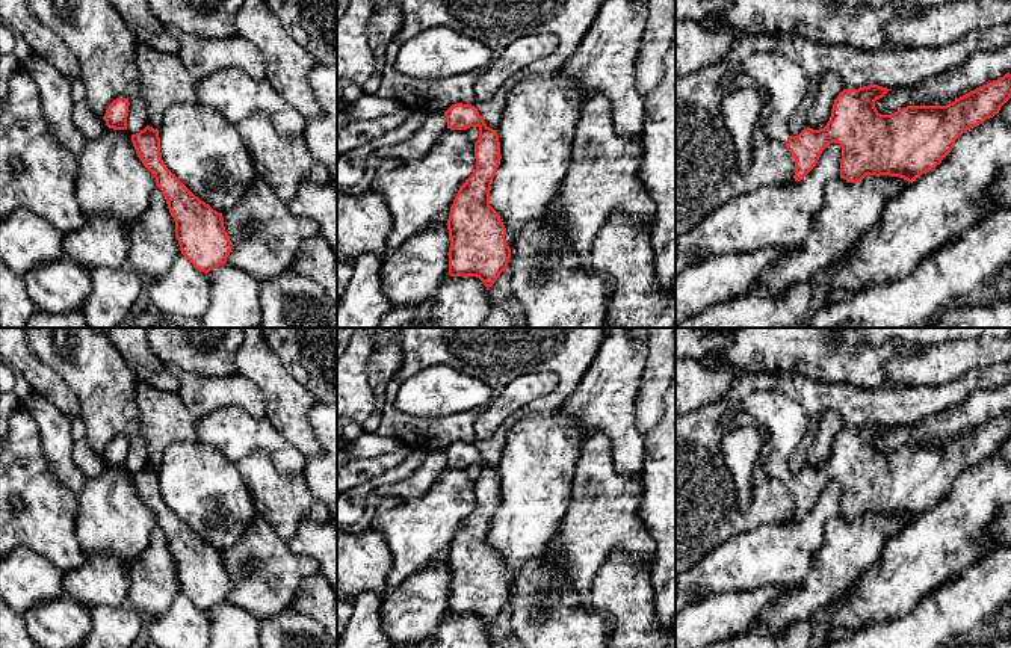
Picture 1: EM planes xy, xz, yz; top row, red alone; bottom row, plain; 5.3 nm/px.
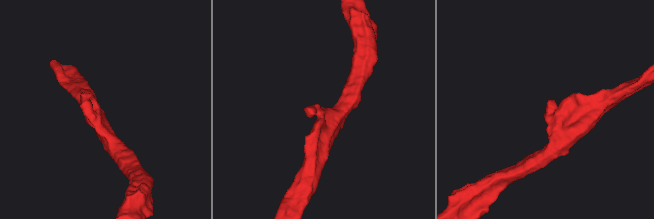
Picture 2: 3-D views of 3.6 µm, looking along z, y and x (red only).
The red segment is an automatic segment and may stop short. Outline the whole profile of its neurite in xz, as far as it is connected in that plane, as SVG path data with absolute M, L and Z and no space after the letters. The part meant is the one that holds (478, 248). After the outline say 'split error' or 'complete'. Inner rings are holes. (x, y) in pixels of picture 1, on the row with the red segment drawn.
M452 104L444 116L450 130L479 128L475 142L476 169L459 187L446 224L450 237L449 275L476 276L490 289L508 269L511 258L506 228L490 205L493 178L502 159L499 134L471 104Z; complete

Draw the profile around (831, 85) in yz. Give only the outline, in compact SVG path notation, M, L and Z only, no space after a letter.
M825 73L819 85L818 100L810 112L810 128L819 130L827 125L831 116L834 100L842 91L843 83L840 76Z

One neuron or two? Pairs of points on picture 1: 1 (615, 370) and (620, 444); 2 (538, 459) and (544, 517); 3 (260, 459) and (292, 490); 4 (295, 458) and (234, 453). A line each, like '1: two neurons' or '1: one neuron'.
1: one neuron
2: one neuron
3: one neuron
4: one neuron

